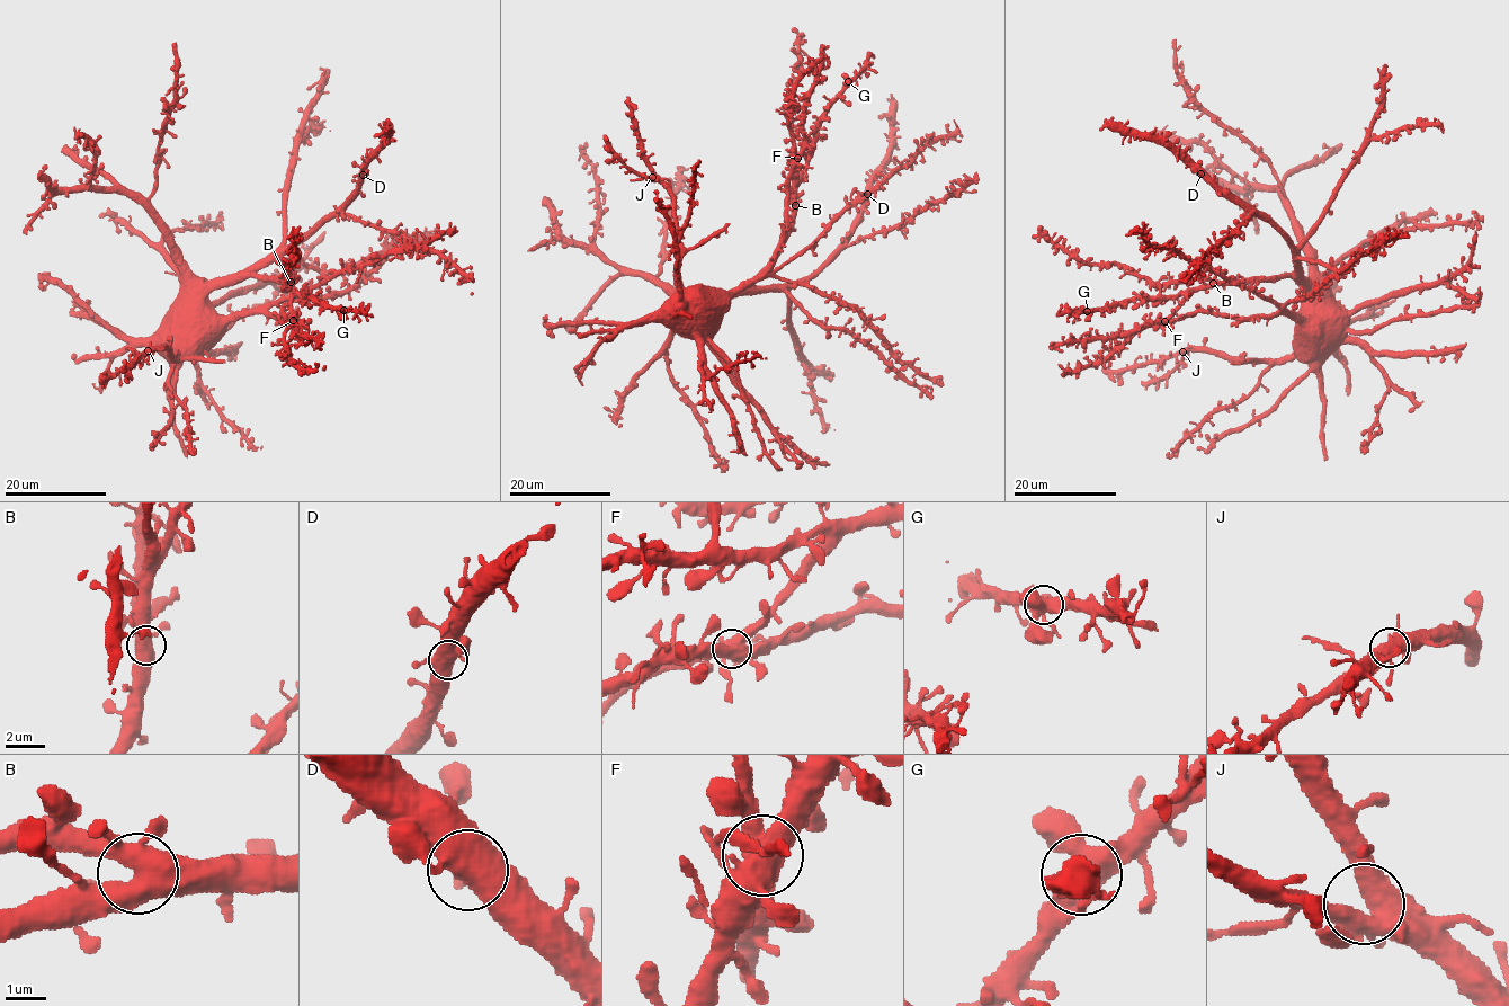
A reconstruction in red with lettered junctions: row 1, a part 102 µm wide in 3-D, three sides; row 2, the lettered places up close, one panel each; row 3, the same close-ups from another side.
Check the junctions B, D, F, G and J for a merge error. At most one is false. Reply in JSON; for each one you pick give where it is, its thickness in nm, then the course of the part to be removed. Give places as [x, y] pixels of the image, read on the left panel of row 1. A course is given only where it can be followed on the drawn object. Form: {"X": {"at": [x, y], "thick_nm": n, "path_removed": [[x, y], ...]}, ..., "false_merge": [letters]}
{"false_merge": []}

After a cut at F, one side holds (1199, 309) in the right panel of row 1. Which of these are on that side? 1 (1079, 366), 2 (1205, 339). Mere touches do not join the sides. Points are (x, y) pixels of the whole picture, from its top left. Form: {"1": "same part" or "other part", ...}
{"1": "other part", "2": "other part"}

